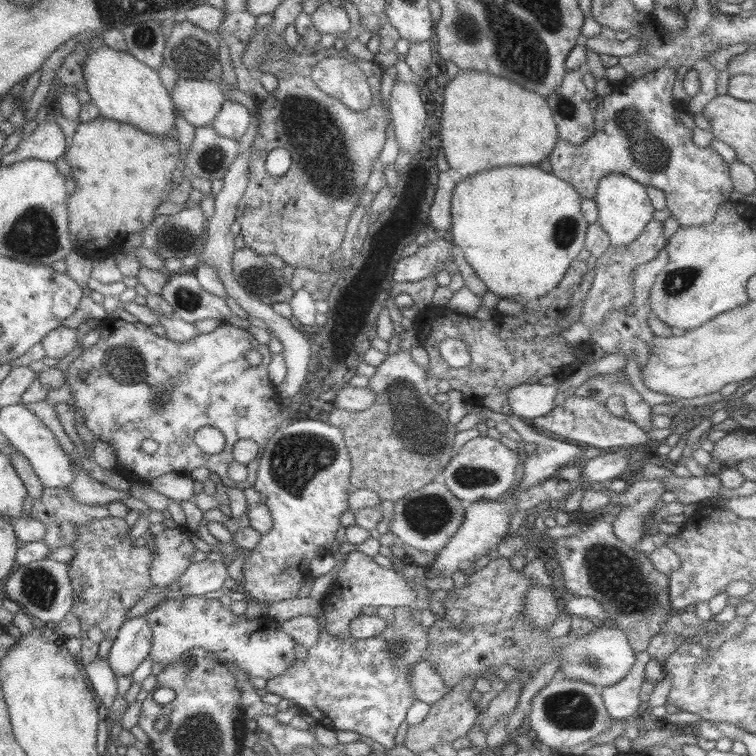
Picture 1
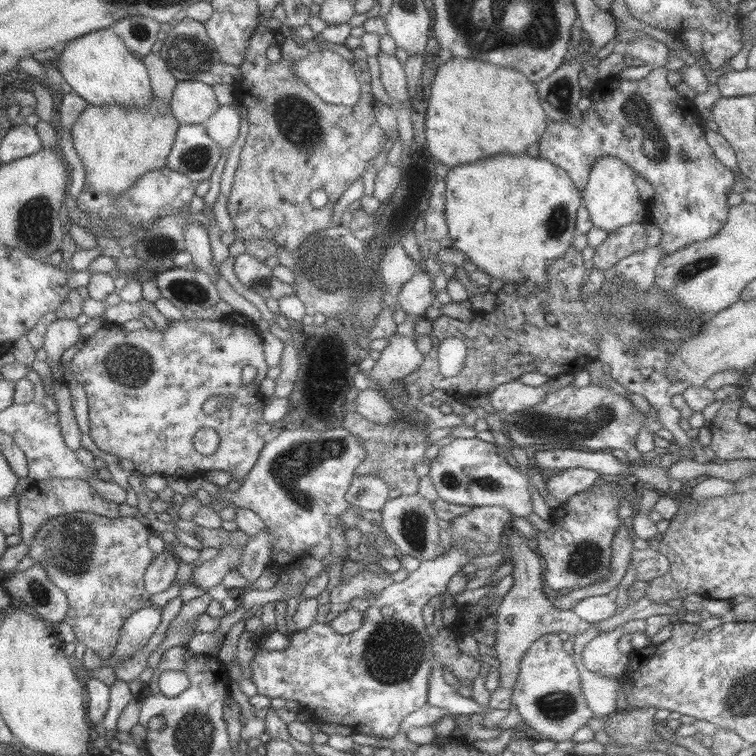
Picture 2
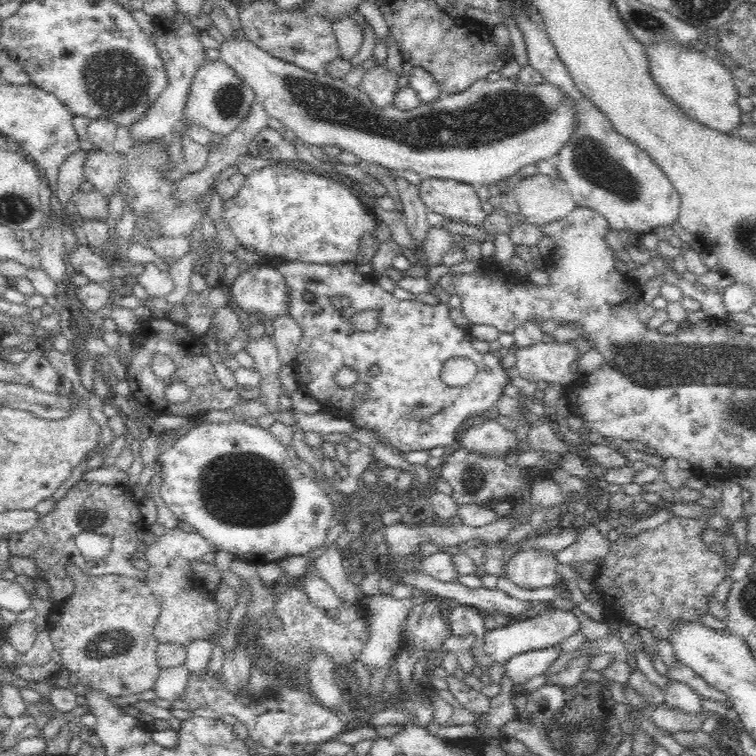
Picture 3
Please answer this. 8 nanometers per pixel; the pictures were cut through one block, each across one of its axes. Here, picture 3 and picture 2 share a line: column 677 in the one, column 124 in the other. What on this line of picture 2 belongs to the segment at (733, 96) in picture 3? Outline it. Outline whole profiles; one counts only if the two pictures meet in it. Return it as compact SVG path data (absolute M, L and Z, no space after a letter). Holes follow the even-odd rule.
M110 28L99 29L62 44L57 70L69 84L71 92L89 105L145 107L151 103L149 76L140 60L123 45Z

